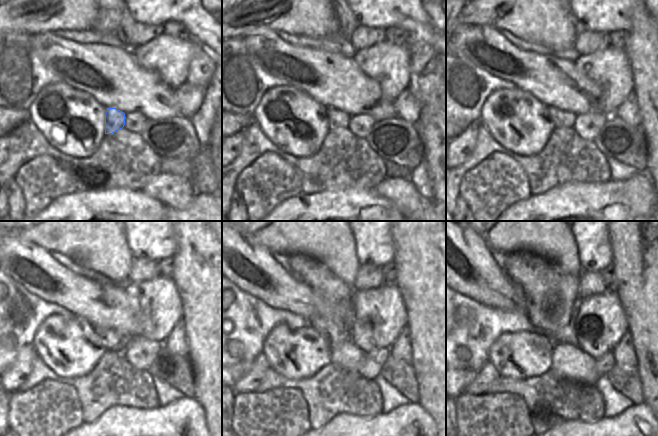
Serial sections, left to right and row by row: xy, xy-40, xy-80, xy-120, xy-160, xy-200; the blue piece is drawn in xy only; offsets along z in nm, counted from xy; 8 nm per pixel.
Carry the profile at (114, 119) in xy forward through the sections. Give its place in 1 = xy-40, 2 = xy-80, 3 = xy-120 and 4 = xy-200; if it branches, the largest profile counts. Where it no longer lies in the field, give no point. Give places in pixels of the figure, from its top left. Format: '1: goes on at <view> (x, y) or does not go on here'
1: goes on at xy-40 (337, 118)
2: goes on at xy-80 (561, 118)
3: goes on at xy-120 (112, 340)
4: goes on at xy-200 (550, 293)

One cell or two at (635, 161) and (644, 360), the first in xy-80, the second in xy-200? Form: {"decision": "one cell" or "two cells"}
{"decision": "two cells"}

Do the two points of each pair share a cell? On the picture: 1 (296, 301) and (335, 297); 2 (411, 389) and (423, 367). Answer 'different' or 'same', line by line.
1: different
2: different

